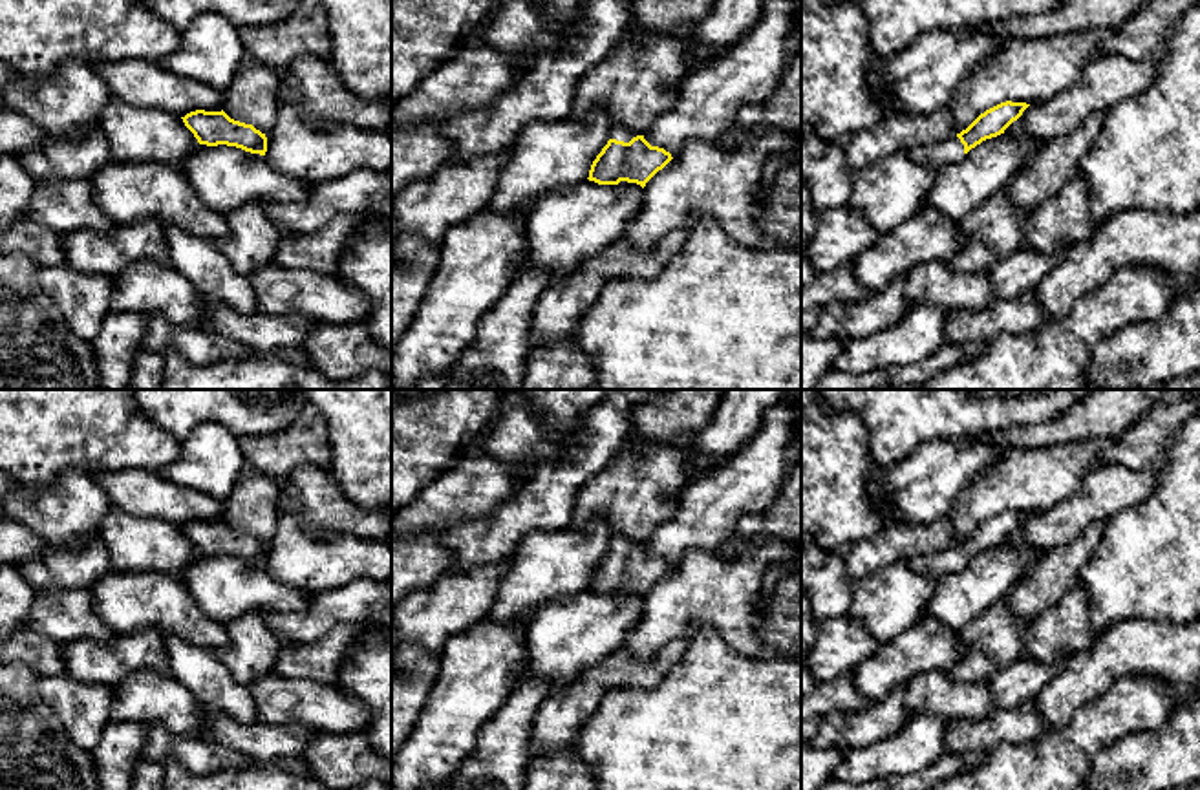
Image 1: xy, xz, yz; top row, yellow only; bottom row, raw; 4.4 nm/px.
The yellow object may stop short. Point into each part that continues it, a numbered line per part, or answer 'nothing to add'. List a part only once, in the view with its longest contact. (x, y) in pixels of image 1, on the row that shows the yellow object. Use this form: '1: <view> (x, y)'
1: xz (624, 134)

